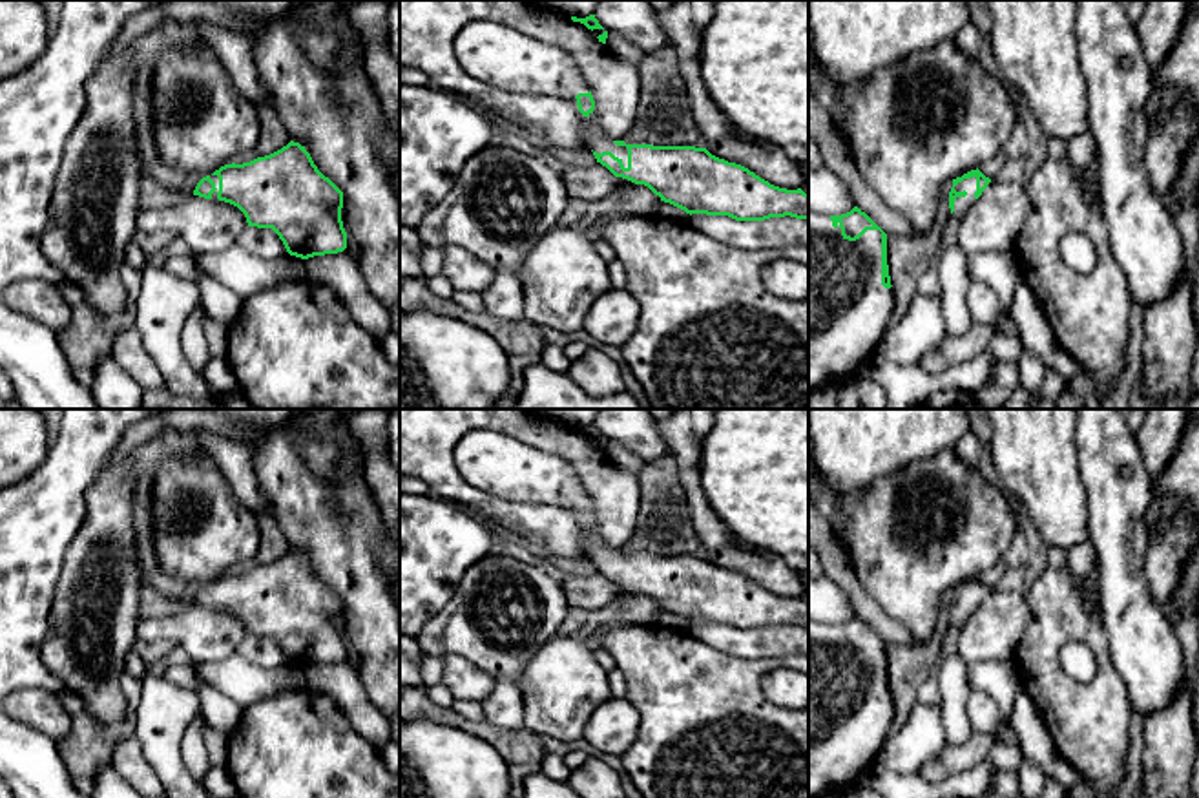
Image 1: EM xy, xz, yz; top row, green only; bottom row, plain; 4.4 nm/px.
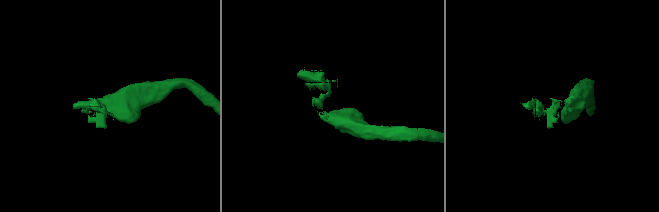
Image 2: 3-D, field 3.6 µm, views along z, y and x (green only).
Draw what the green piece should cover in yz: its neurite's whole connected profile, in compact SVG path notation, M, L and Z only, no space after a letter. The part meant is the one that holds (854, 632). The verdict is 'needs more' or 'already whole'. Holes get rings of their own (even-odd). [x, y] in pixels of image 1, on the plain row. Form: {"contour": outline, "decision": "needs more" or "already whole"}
{"contour": "M808 621L808 798L860 783L889 736L891 696L887 643L865 621Z", "decision": "needs more"}

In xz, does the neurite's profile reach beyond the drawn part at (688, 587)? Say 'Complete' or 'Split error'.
Split error

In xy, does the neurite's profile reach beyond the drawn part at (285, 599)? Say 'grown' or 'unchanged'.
grown

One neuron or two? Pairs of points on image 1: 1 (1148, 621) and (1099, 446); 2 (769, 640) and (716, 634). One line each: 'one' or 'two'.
1: one
2: one

